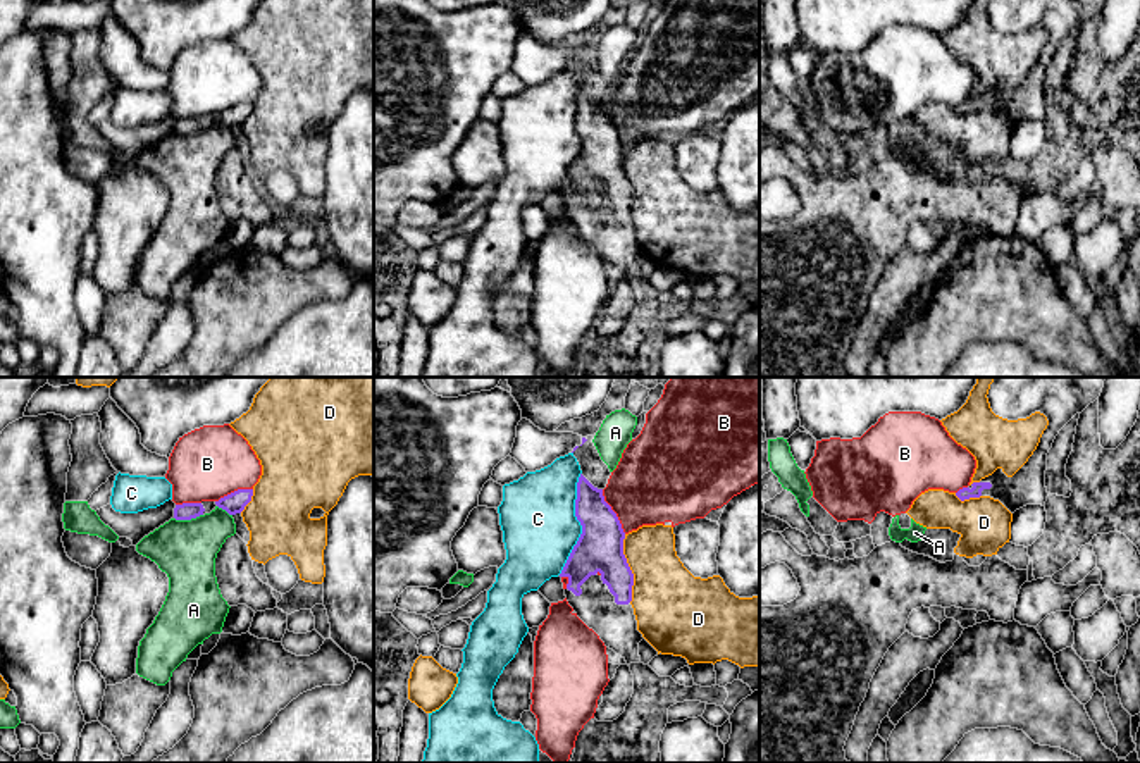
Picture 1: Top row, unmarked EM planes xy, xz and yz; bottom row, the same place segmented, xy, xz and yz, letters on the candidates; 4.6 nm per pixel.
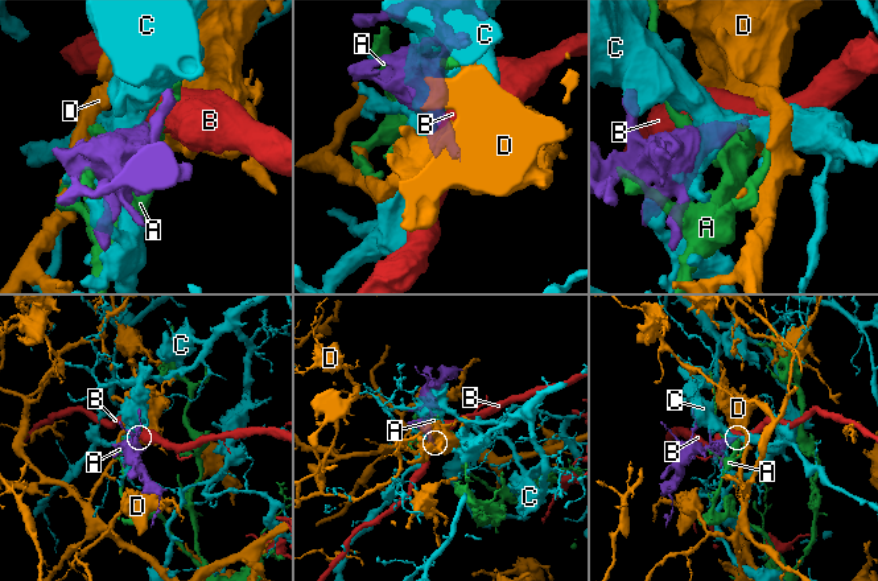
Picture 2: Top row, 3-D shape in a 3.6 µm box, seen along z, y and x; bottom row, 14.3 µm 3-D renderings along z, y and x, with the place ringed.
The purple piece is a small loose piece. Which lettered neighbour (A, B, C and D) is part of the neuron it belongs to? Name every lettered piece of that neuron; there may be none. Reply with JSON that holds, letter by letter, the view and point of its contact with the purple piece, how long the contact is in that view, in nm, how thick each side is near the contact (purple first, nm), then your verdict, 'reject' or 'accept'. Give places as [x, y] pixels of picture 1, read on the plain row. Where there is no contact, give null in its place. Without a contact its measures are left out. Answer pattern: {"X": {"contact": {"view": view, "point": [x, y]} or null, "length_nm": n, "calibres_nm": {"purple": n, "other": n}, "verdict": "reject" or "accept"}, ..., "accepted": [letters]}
{"A": {"contact": {"view": "xy", "point": [188, 133]}, "length_nm": 140, "calibres_nm": {"purple": 80, "other": 280}, "verdict": "reject"}, "B": {"contact": {"view": "xz", "point": [613, 126]}, "length_nm": 240, "calibres_nm": {"purple": 220, "other": 400}, "verdict": "reject"}, "C": {"contact": {"view": "xz", "point": [581, 138]}, "length_nm": 500, "calibres_nm": {"purple": 220, "other": 360}, "verdict": "reject"}, "D": {"contact": {"view": "xz", "point": [629, 183]}, "length_nm": 320, "calibres_nm": {"purple": 220, "other": 340}, "verdict": "reject"}, "accepted": []}

